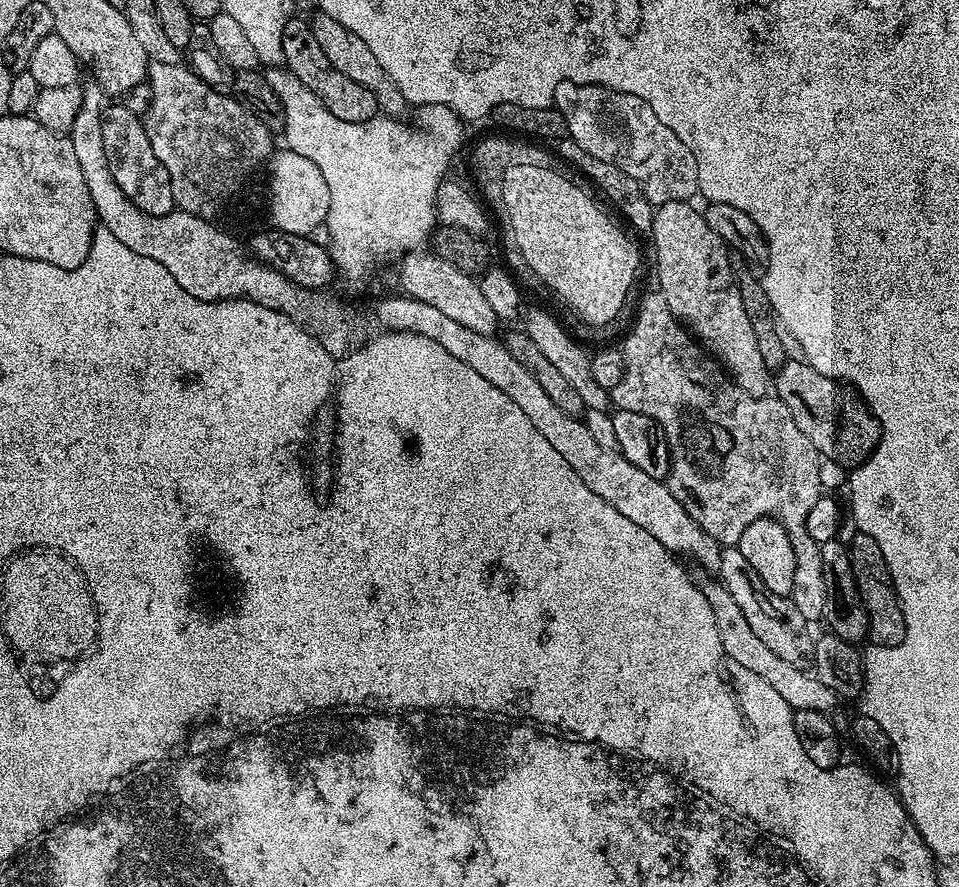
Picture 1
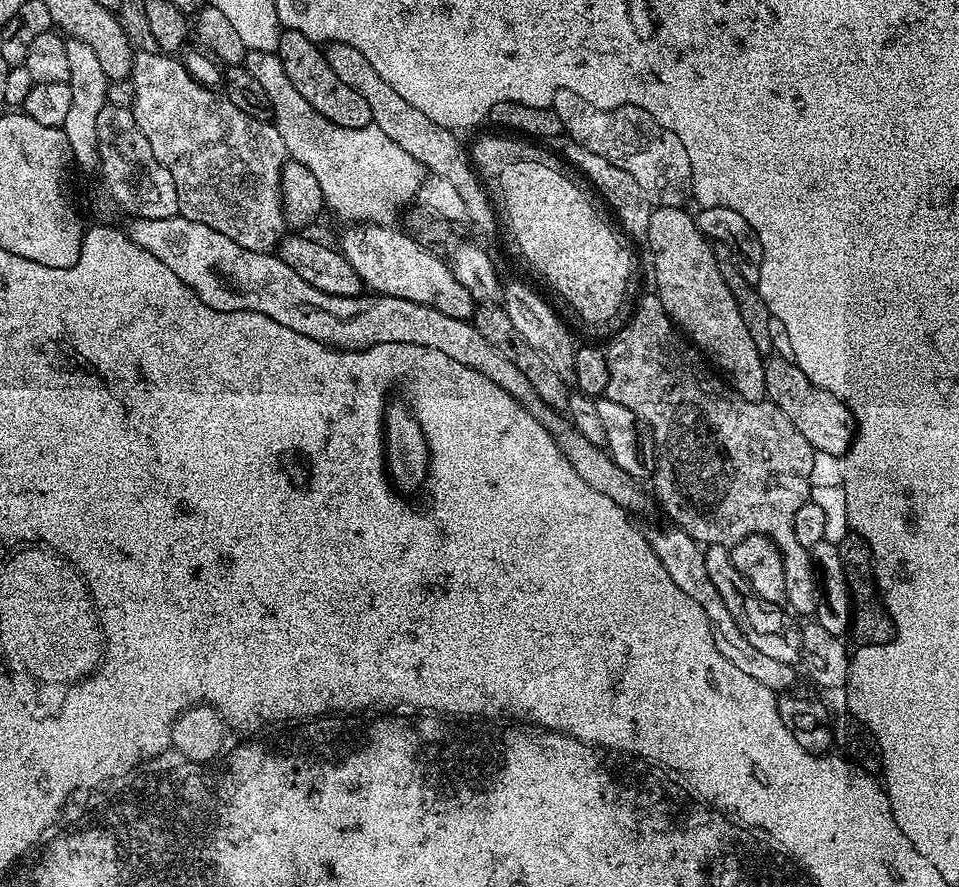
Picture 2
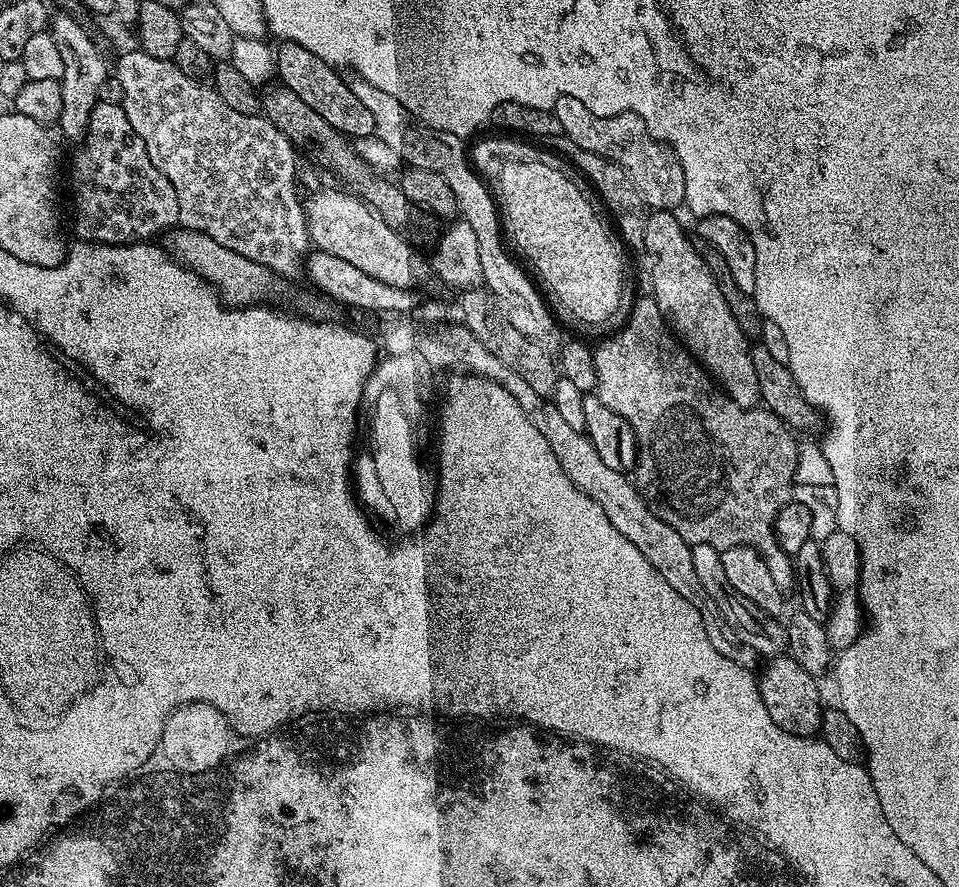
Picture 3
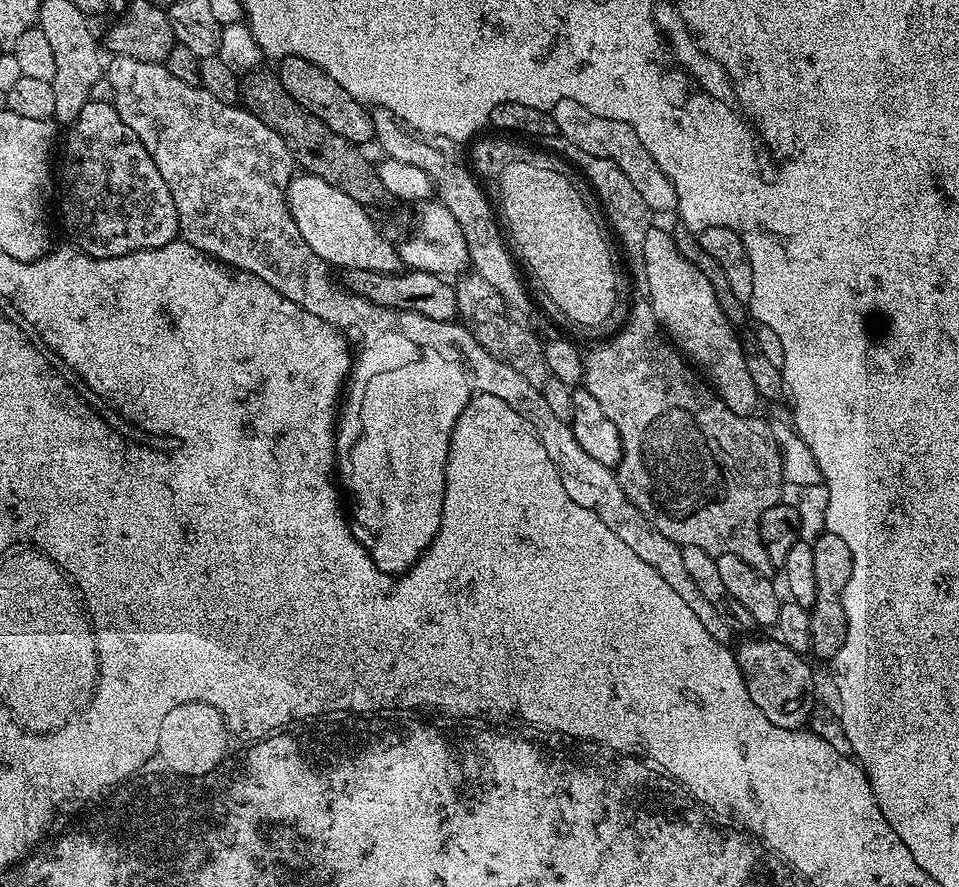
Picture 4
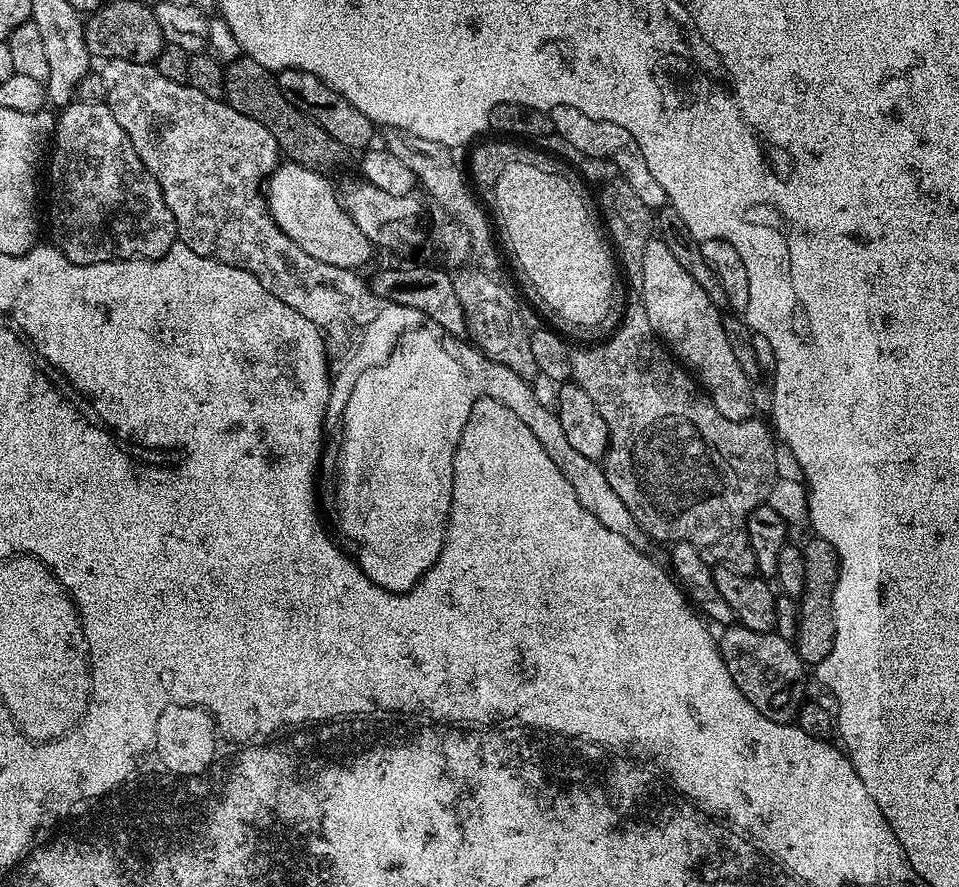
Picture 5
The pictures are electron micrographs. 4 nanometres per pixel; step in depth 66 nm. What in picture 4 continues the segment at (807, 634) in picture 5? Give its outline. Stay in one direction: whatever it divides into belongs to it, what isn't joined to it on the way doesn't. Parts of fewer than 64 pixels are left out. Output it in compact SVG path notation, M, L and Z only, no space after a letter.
M826 530L816 540L811 541L814 550L814 586L816 587L816 601L810 609L809 642L811 655L816 655L824 662L831 661L840 648L840 641L844 639L844 607L840 596L844 593L846 582L852 573L852 555L850 546L838 538L838 534L830 534Z

